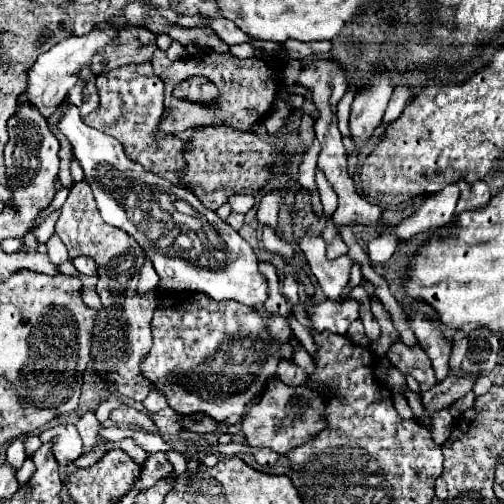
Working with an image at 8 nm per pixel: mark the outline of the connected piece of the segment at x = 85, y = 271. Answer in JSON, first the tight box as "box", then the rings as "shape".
{"box":[72,257,98,275],"shape":[[[76,257],[76,259],[72,259],[72,263],[74,263],[76,271],[82,275],[96,275],[96,271],[98,271],[96,263],[90,257]]]}

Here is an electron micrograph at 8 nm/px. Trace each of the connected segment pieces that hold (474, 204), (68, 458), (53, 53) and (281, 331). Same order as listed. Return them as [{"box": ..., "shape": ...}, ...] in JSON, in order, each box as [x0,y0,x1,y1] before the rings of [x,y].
[{"box":[456,181,492,215],"shape":[[[458,181],[456,185],[460,187],[460,199],[458,199],[458,205],[456,205],[456,215],[466,211],[466,209],[484,207],[492,197],[490,187],[484,181],[474,181],[474,183]]]},{"box":[42,425,84,465],"shape":[[[58,425],[42,431],[42,443],[52,445],[52,455],[60,465],[68,465],[76,461],[84,453],[82,439],[74,425]]]},{"box":[18,21,130,119],"shape":[[[102,21],[98,23],[92,33],[88,35],[82,35],[82,37],[68,37],[64,41],[60,41],[58,45],[54,45],[50,51],[42,53],[36,63],[28,69],[28,87],[26,91],[18,97],[20,103],[30,103],[34,107],[38,107],[38,111],[48,119],[52,117],[52,113],[56,111],[56,107],[66,99],[66,93],[70,87],[76,85],[78,81],[78,75],[76,71],[82,67],[82,65],[90,65],[90,59],[96,55],[96,51],[104,49],[106,45],[112,43],[112,39],[118,37],[118,31],[124,29],[124,27],[130,27],[130,23],[122,25],[122,27],[114,27],[112,23],[108,21]]]},{"box":[268,315,292,341],"shape":[[[270,315],[268,329],[270,329],[270,335],[276,337],[276,341],[288,341],[288,337],[292,335],[292,329],[290,329],[288,321],[280,315]]]}]

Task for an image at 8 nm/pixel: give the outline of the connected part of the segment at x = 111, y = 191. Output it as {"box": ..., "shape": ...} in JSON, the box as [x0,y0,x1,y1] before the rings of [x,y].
{"box":[58,101,268,307],"shape":[[[64,101],[58,107],[58,111],[64,113],[62,121],[58,123],[58,129],[72,143],[74,157],[80,161],[84,175],[86,175],[86,183],[94,191],[102,219],[108,225],[126,231],[128,235],[132,235],[140,243],[144,253],[154,263],[154,269],[160,277],[158,287],[162,291],[170,291],[170,289],[172,291],[200,291],[200,293],[206,293],[208,297],[212,297],[216,301],[232,299],[232,301],[244,303],[248,307],[264,305],[268,283],[266,283],[266,277],[258,269],[258,261],[256,261],[258,255],[226,221],[222,221],[216,215],[216,211],[202,207],[202,203],[198,201],[198,197],[190,189],[174,185],[168,179],[162,179],[154,173],[144,171],[142,165],[132,163],[124,155],[118,139],[114,139],[114,137],[110,137],[110,135],[106,135],[98,129],[92,129],[82,121],[78,107]]]}

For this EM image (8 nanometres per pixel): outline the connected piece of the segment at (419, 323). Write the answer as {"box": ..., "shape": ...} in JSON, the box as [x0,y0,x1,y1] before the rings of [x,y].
{"box":[408,315,452,381],"shape":[[[408,315],[408,323],[410,329],[416,333],[418,343],[422,345],[422,349],[428,353],[430,361],[432,361],[432,369],[436,375],[436,381],[444,381],[448,375],[448,359],[450,359],[450,351],[452,351],[452,343],[446,341],[440,331],[436,329],[436,325],[432,321],[428,321],[424,315]]]}

